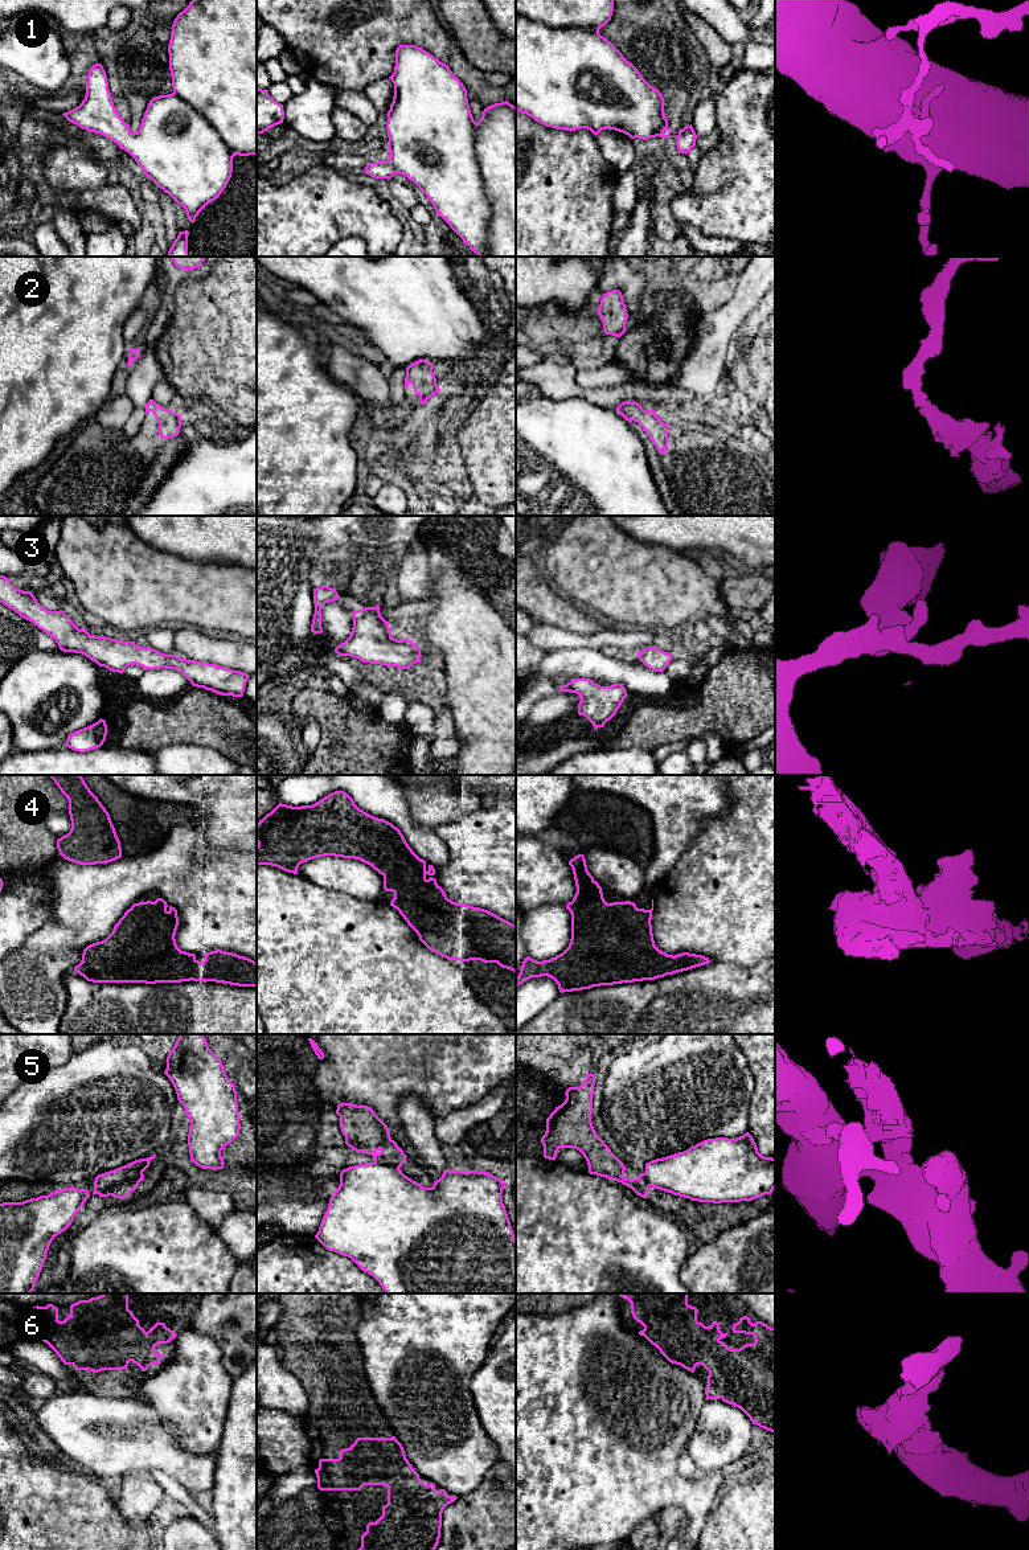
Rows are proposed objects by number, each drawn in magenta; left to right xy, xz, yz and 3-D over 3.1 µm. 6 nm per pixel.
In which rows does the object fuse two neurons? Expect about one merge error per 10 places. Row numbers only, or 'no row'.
5

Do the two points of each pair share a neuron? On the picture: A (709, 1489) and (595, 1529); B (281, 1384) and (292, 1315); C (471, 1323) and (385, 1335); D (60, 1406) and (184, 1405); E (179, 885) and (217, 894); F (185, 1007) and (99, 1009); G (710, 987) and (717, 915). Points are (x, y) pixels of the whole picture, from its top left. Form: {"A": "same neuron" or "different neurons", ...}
{"A": "same neuron", "B": "different neurons", "C": "same neuron", "D": "different neurons", "E": "different neurons", "F": "same neuron", "G": "different neurons"}

